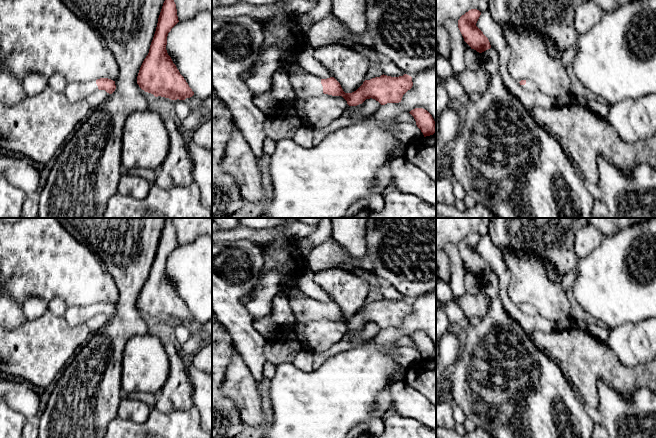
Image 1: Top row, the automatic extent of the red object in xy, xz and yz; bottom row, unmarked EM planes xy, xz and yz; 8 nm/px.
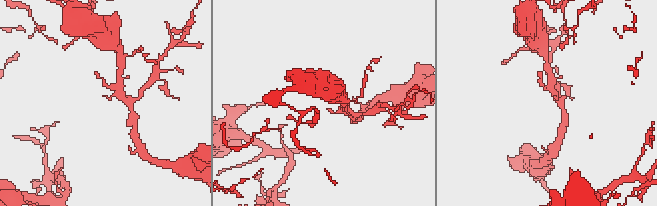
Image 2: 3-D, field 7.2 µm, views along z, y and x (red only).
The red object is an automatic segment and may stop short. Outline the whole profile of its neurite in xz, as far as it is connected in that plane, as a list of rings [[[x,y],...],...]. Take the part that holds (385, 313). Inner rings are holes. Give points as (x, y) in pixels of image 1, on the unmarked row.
[[[293,296],[289,305],[295,315],[295,327],[300,328],[307,321],[328,318],[342,320],[349,330],[362,328],[366,323],[375,323],[381,329],[387,327],[399,327],[403,319],[412,312],[412,301],[404,298],[399,301],[381,299],[363,308],[352,317],[345,317],[340,307],[331,300],[320,303],[317,300],[305,296]]]

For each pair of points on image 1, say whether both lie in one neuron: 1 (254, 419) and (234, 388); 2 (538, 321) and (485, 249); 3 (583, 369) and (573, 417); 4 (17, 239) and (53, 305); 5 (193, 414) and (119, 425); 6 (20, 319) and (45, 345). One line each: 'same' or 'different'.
1: same
2: same
3: different
4: different
5: same
6: different

